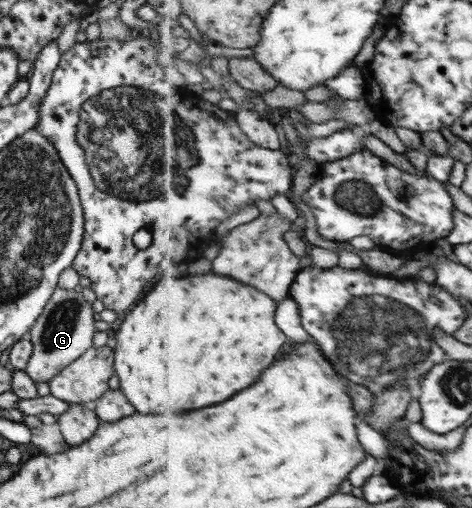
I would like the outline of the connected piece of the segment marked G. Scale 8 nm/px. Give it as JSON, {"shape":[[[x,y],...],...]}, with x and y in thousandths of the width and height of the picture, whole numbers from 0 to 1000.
{"shape":[[[123,565],[112,571],[89,614],[55,654],[68,693],[51,734],[70,754],[102,754],[131,724],[144,720],[186,685],[197,683],[195,663],[203,650],[195,616],[195,604],[178,591],[169,575]]]}

